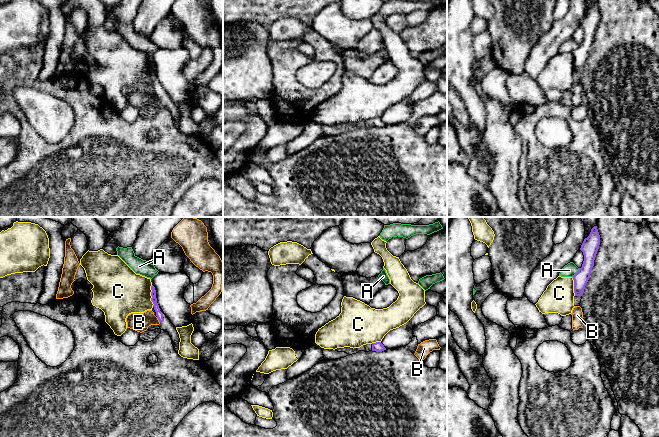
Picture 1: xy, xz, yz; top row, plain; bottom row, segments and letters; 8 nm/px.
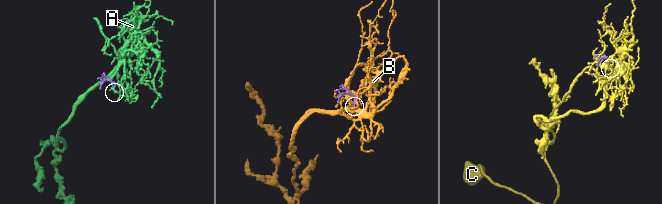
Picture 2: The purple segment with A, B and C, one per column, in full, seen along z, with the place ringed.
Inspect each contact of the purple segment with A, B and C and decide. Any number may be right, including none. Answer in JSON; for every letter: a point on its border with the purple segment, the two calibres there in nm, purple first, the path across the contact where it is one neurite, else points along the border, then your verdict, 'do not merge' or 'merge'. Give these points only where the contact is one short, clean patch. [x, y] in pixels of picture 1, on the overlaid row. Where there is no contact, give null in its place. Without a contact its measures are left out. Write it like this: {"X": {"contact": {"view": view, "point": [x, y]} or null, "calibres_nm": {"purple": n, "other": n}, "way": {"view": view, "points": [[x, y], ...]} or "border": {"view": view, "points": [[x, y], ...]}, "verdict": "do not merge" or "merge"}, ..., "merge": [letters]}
{"A": {"contact": {"view": "yz", "point": [576, 273]}, "calibres_nm": {"purple": 140, "other": 110}, "verdict": "do not merge"}, "B": {"contact": {"view": "xy", "point": [158, 319]}, "calibres_nm": {"purple": 60, "other": 150}, "verdict": "do not merge"}, "C": {"contact": {"view": "xy", "point": [151, 295]}, "calibres_nm": {"purple": 60, "other": 380}, "verdict": "do not merge"}, "merge": []}

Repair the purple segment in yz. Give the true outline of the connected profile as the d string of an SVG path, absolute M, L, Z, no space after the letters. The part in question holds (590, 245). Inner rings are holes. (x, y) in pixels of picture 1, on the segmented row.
M597 226L591 229L587 238L584 239L580 250L583 252L584 261L582 267L573 276L575 296L582 296L585 286L590 278L594 260L600 245L600 235Z

